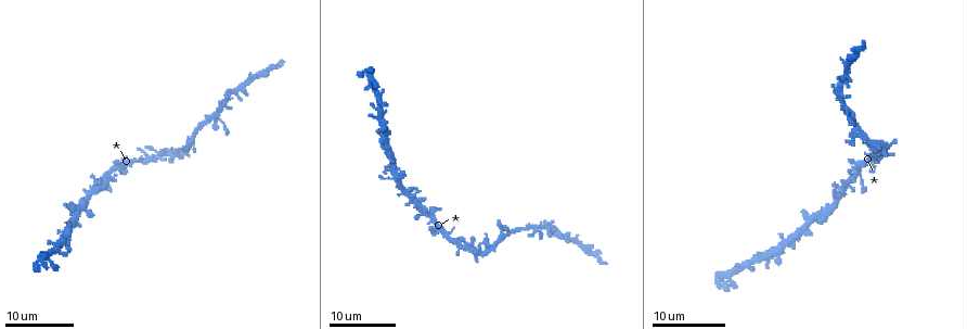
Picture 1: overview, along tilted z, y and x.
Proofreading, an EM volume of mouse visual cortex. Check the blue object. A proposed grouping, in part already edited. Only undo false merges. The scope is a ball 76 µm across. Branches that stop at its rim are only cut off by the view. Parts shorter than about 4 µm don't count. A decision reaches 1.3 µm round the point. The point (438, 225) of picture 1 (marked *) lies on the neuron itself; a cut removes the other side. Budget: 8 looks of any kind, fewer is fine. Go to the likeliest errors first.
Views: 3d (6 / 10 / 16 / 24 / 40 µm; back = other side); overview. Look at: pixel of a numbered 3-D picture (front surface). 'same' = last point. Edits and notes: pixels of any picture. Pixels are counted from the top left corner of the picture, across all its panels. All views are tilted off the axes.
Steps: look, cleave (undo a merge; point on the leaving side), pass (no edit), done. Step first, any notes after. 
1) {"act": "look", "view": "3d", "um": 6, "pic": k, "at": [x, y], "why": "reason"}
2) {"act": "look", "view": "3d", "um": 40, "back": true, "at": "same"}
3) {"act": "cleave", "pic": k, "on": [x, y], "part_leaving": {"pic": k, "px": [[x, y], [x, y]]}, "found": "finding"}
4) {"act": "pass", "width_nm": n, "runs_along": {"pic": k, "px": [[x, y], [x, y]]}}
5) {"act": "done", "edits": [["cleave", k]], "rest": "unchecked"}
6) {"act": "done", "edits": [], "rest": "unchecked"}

{"act": "look", "view": "3d", "um": 24, "pic": 1, "at": [217, 115], "why": "four arms meet"}

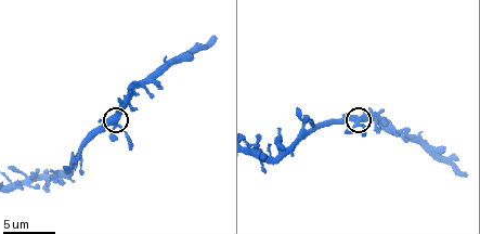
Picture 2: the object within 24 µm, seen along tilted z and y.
{"act": "look", "view": "3d", "um": 6, "pic": 2, "at": [117, 121]}

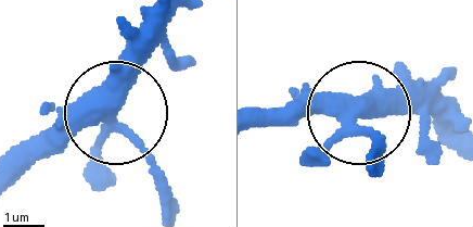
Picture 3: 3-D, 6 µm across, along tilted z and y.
{"act": "pass", "arms": 4, "runs_along": {"pic": 3, "px": [[17, 181], [111, 121], [169, 187]]}, "found": "one neuron here"}

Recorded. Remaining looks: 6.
{"act": "look", "view": "3d", "um": 16, "pic": 1, "at": [387, 143], "why": "narrows sharply"}

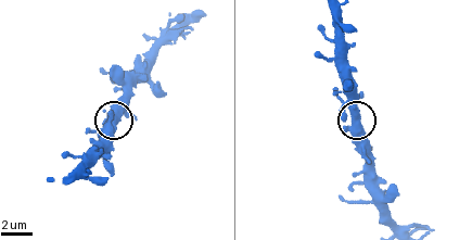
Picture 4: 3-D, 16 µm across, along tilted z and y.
{"act": "look", "view": "3d", "um": 6, "at": "same"}

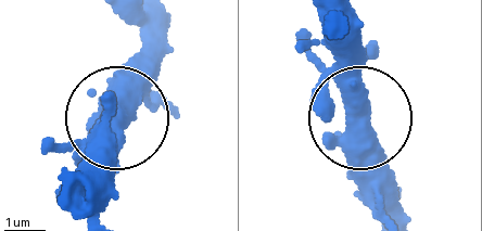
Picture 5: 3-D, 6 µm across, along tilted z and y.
{"act": "pass", "runs_along": {"pic": 5, "px": [[167, 33], [119, 129], [99, 204]]}, "found": "continuous, no second neuron"}

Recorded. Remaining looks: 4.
{"act": "look", "view": "3d", "um": 16, "pic": 2, "at": [400, 131], "why": "a narrow waist"}

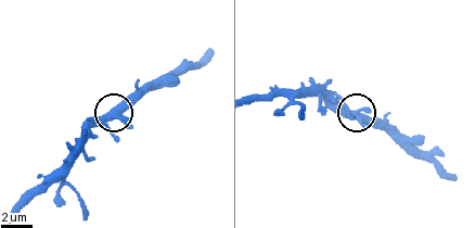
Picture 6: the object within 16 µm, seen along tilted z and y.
{"act": "pass", "runs_along": {"pic": 6, "px": [[256, 100], [279, 96], [329, 98], [370, 118], [397, 141]]}, "found": "continuous, no second neuron"}

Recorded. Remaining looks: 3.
{"act": "look", "view": "3d", "um": 16, "pic": 2, "at": [296, 141], "why": "calibre changes"}

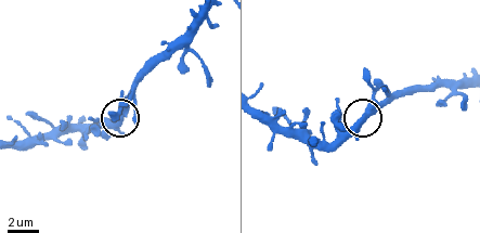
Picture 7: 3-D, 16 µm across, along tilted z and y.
{"act": "pass", "runs_along": {"pic": 7, "px": [[17, 146], [73, 128], [116, 124], [133, 91]]}, "found": "continuous, no second neuron"}

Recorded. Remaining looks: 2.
{"act": "done", "edits": [], "rest": "unchecked"}

